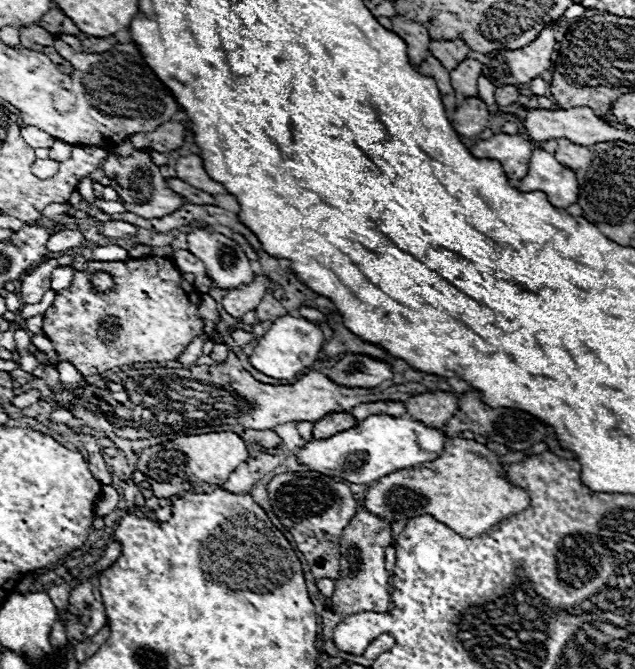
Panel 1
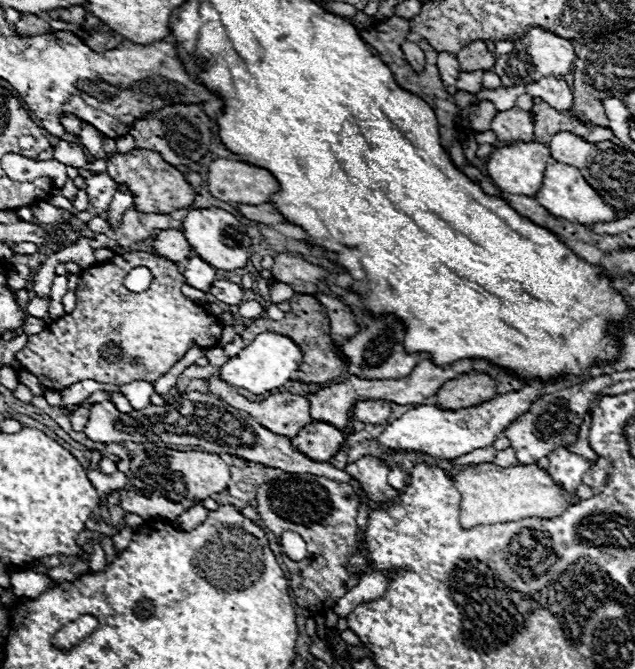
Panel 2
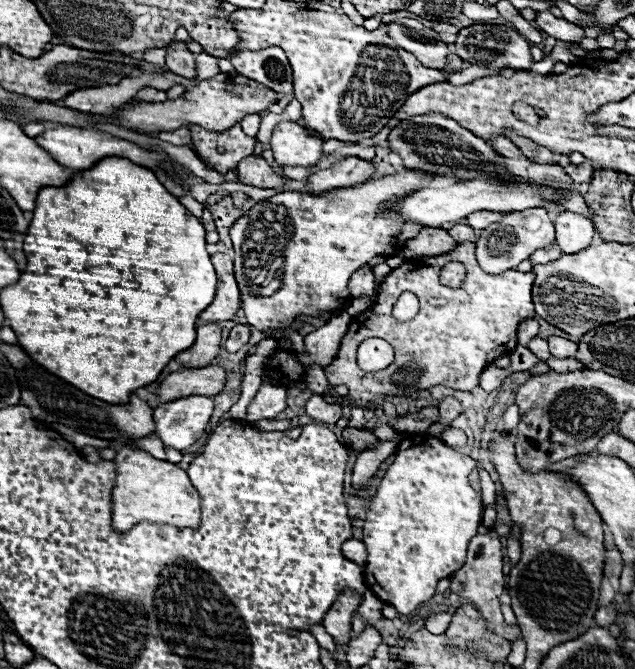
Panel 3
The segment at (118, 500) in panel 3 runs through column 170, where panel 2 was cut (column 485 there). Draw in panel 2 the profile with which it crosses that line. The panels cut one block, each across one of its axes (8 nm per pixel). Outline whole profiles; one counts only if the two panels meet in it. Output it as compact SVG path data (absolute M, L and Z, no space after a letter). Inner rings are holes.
M478 464L468 466L452 480L462 496L460 522L464 528L518 522L522 518L554 518L580 500L576 494L564 492L564 488L552 480L548 470L538 468L536 464L530 466L520 464L512 468L500 468L496 464Z

